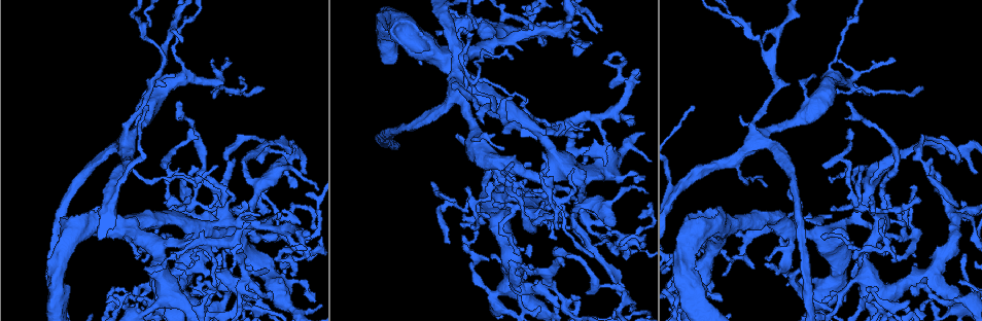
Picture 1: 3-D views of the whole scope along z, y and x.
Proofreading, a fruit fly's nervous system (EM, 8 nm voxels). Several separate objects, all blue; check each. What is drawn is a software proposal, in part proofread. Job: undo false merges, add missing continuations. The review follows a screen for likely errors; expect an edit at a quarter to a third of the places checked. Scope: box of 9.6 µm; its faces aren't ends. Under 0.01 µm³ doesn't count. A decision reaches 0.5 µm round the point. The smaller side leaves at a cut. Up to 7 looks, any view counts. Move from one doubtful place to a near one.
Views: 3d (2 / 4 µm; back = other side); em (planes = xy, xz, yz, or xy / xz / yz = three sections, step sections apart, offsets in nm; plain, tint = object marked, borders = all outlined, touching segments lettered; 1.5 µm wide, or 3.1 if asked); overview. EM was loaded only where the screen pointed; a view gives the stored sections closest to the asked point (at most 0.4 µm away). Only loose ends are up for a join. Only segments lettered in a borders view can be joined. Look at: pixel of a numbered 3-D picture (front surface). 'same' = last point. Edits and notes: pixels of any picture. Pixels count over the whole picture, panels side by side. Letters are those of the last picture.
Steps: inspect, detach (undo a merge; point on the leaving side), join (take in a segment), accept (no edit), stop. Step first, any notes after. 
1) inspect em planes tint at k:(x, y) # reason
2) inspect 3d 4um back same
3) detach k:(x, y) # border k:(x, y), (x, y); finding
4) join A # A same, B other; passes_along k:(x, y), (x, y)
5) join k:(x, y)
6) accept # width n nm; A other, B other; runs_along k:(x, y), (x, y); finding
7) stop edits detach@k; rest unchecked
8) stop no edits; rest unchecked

inspect em planes plain at 1:(631, 173) # thick turns thin

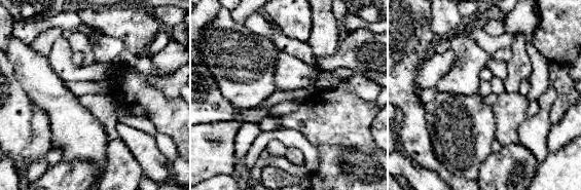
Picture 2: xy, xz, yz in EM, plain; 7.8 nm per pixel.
inspect em planes tint same # with the object marked

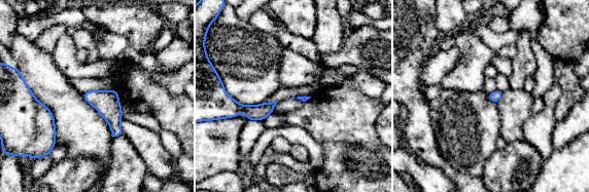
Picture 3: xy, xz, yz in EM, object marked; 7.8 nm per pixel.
inspect em planes borders same # what lies round it

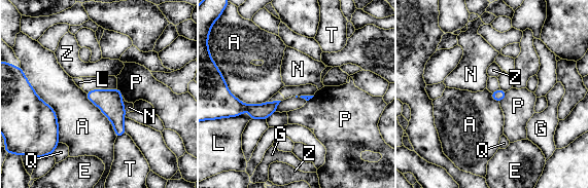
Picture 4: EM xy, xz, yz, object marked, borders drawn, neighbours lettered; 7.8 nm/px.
accept # A other, E other, G other, L other, N other, P other, Q other, T other, Z other; border 4:(30, 83), (55, 112), (59, 142); continuous, no second cell

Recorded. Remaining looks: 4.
inspect 3d 4um at 1:(524, 101) # tapers out

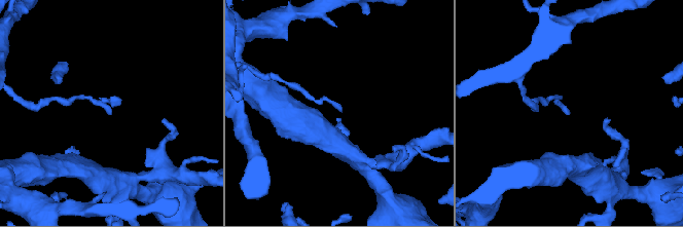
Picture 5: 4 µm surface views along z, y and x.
inspect em planes borders at 5:(566, 114)

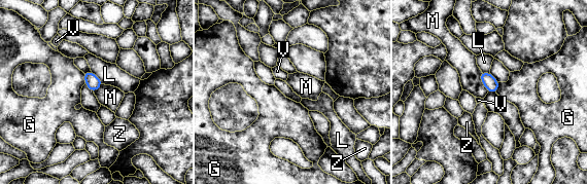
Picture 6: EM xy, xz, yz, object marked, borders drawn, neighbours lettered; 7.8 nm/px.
accept # longest_contact M 170 nm; G other, L other, M other, V other, Z other; border 6:(480, 71), (480, 79), (488, 90); none of them fits

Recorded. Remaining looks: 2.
inspect em xz step 8 borders at 1:(847, 82) # arms part here

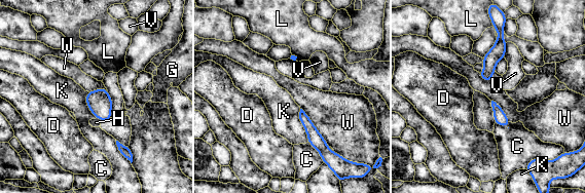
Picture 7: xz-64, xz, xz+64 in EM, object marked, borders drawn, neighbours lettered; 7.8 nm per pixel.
accept # width 190 nm; C other, D other, G other, H other, K other, L other, V other, W other; runs_along 7:(301, 114), (320, 147); one cell here

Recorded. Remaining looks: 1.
stop no edits; rest unchecked

